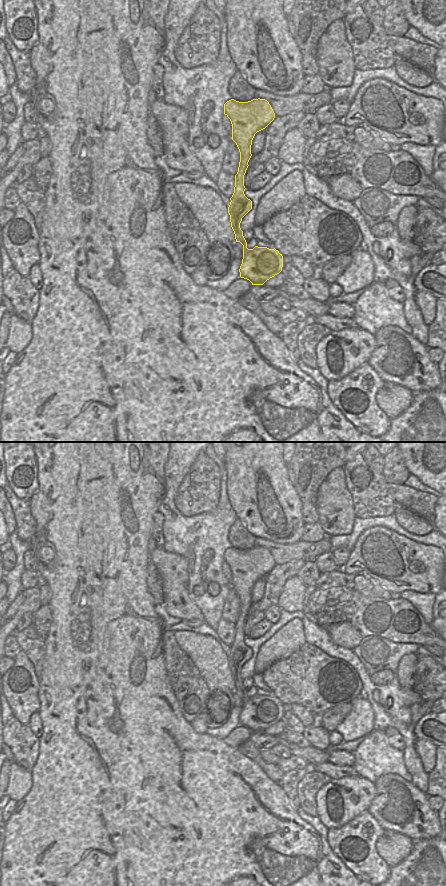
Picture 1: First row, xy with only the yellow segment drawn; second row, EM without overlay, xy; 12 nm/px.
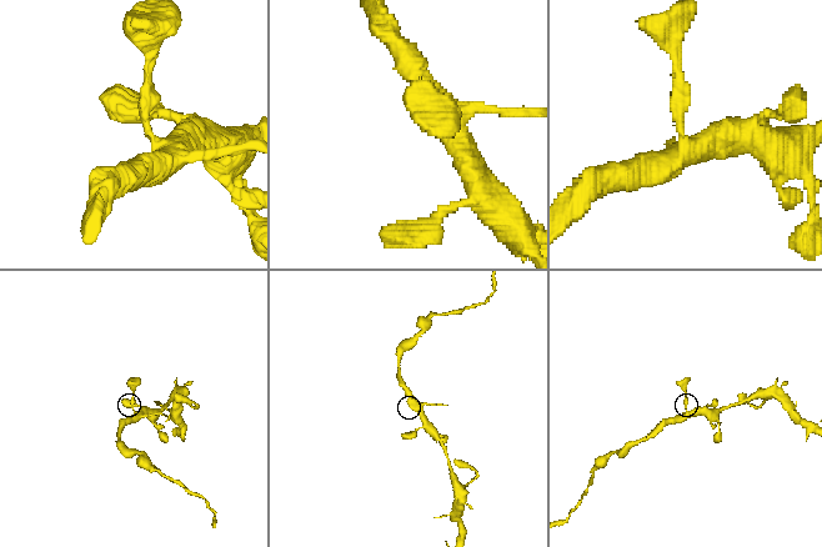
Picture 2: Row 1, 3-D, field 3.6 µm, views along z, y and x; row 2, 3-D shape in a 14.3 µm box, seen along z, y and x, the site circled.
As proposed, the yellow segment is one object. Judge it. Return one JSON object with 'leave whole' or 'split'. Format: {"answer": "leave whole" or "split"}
{"answer": "leave whole"}

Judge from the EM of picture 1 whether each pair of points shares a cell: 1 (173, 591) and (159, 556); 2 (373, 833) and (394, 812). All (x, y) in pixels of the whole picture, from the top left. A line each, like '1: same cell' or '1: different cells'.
1: same cell
2: different cells

